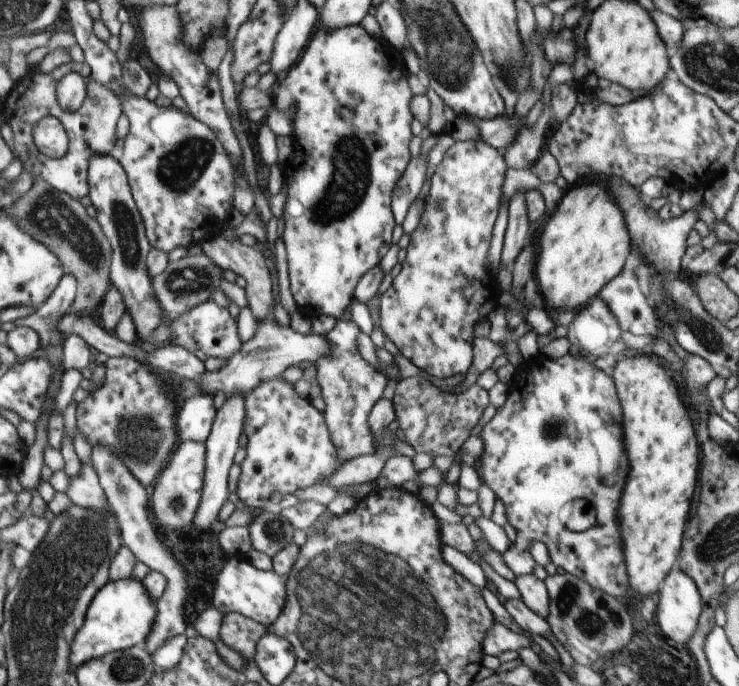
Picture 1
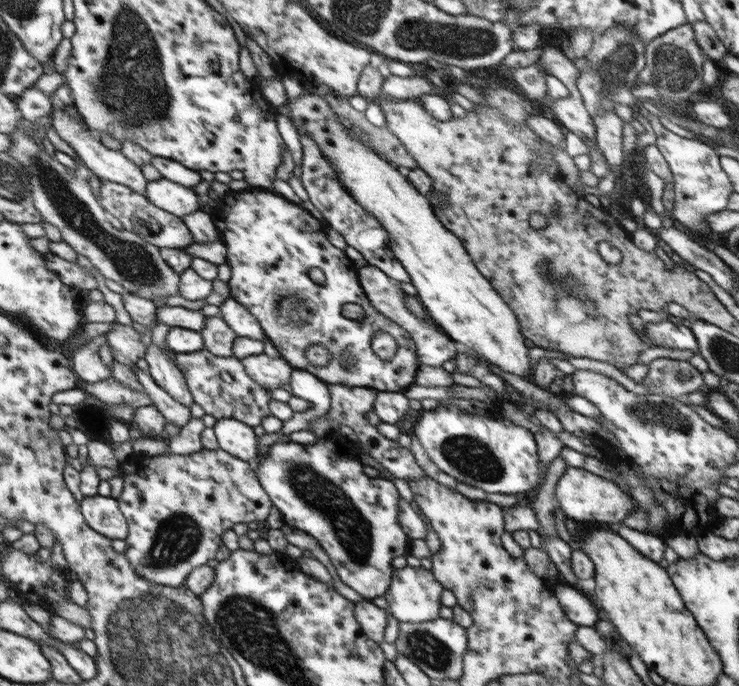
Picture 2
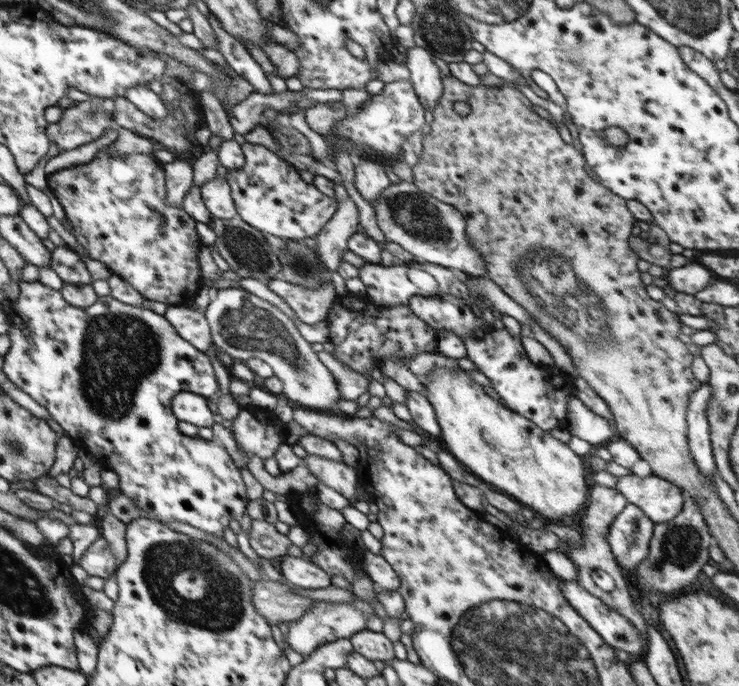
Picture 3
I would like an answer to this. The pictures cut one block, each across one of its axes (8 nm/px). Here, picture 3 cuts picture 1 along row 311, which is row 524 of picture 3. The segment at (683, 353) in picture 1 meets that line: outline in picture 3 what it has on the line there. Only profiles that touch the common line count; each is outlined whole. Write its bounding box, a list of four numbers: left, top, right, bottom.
[607,504,656,575]

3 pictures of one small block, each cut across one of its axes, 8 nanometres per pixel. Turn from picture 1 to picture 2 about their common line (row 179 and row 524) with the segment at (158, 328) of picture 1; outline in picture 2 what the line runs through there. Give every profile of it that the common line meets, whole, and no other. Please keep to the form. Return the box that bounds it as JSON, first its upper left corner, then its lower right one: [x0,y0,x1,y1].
[79,496,130,540]

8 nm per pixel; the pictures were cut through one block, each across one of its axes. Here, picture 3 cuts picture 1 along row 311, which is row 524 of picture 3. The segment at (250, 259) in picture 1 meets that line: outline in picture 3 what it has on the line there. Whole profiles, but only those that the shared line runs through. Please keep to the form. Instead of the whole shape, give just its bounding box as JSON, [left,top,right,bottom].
[249,522,292,559]

